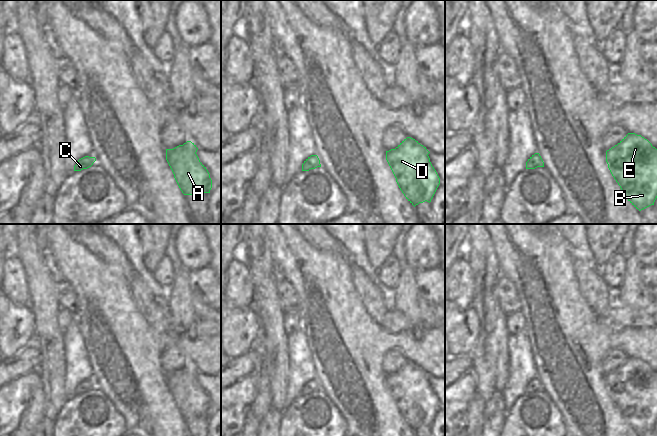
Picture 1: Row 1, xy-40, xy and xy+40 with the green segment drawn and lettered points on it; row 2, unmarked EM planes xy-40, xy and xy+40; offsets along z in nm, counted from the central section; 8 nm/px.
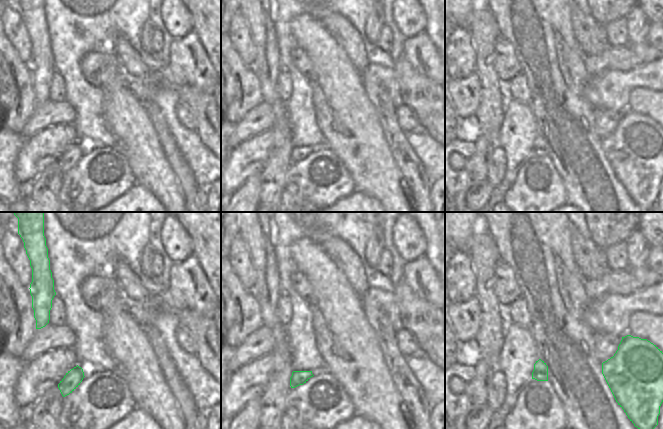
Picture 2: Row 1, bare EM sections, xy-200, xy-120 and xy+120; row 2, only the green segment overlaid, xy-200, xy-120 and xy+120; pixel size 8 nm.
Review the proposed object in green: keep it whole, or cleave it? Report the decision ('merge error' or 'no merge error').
no merge error

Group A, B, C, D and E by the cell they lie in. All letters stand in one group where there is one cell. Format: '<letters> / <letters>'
A B C D E

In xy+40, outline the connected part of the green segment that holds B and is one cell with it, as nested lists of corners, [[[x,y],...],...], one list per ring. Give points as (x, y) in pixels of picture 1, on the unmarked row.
[[[628,357],[617,369],[606,375],[608,392],[628,425],[639,435],[654,429],[657,422],[657,373],[635,357]]]

